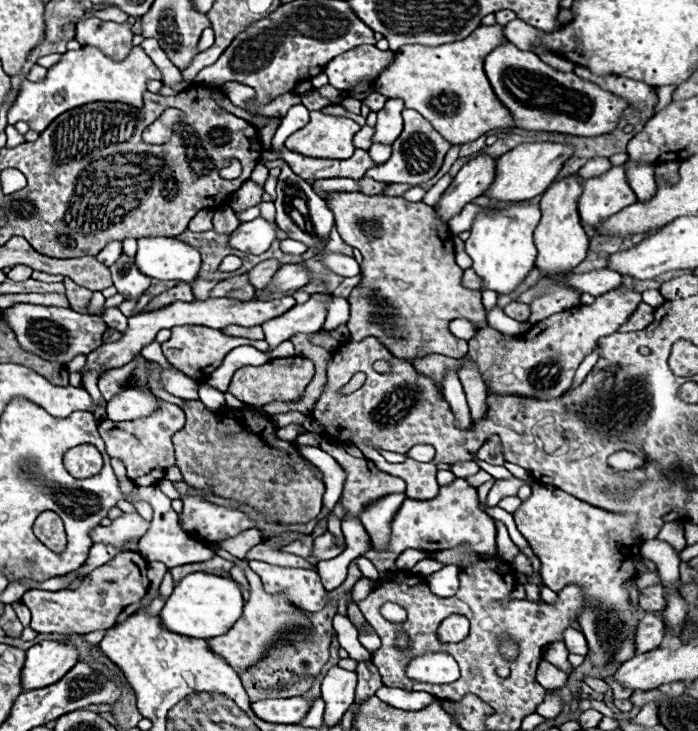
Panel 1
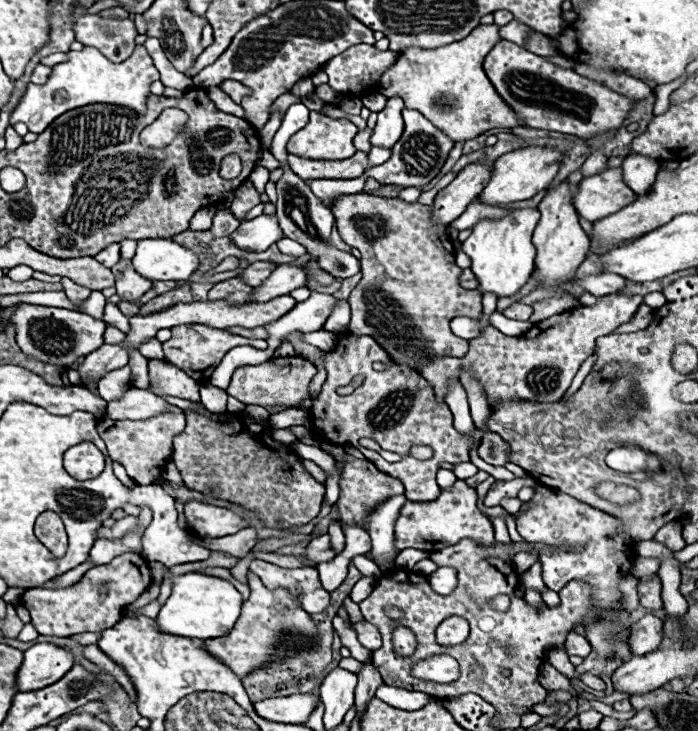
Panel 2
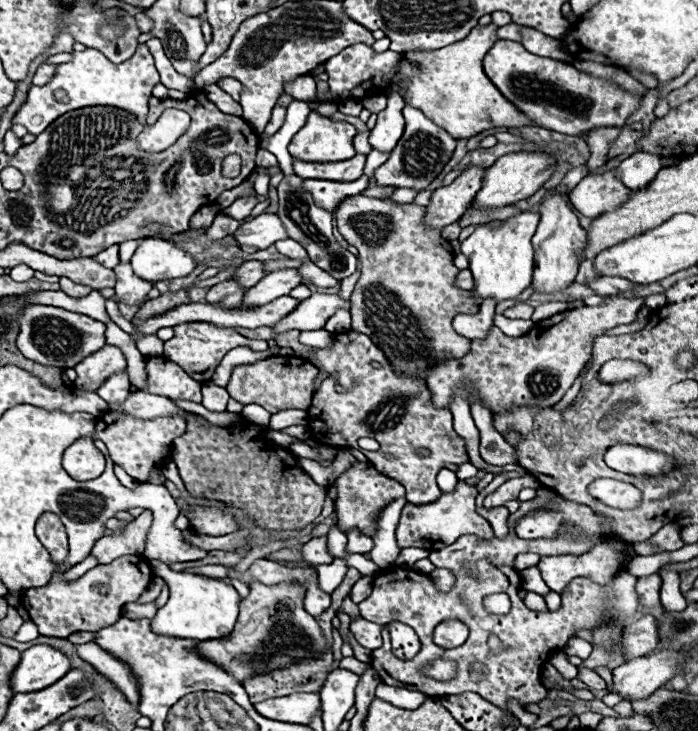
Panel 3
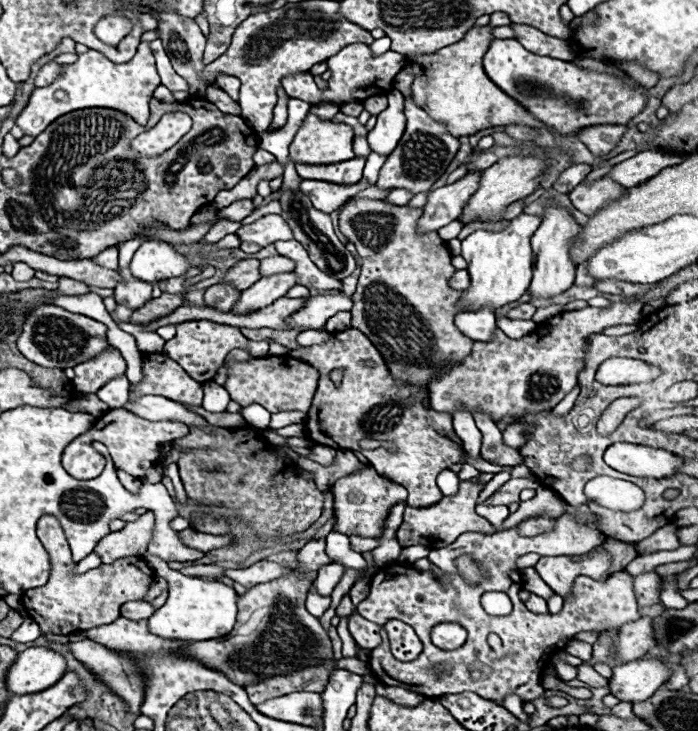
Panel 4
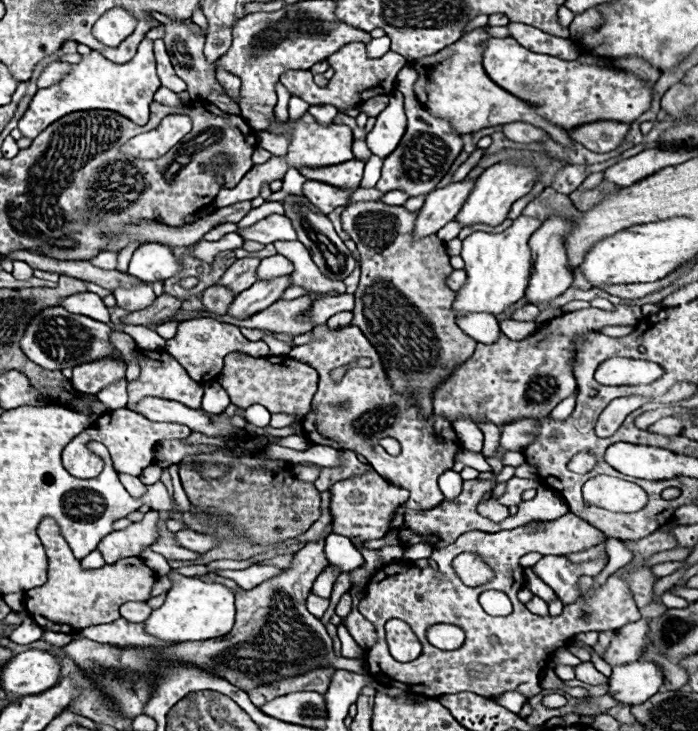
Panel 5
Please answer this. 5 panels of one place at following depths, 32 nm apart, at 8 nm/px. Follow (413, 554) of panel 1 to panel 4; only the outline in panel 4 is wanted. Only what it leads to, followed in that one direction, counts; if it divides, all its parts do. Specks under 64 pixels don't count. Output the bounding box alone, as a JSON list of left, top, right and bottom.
[396,546,430,566]

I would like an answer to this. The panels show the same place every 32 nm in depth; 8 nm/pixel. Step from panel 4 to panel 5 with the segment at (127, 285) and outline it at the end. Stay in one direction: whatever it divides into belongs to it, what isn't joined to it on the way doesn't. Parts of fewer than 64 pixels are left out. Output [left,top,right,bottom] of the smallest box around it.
[114,286,156,312]

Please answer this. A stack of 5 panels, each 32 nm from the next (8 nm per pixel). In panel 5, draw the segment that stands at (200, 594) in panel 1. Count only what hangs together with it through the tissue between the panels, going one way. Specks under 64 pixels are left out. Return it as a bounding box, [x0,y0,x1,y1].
[140,546,236,644]

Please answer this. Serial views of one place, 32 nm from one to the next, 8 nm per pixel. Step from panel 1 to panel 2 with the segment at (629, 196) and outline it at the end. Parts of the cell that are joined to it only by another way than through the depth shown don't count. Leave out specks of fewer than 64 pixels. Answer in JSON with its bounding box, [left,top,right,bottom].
[574,168,634,222]

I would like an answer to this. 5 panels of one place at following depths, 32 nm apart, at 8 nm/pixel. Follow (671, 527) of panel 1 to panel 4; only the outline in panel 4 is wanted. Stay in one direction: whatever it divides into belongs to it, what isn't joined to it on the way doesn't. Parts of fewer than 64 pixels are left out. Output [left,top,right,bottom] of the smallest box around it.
[632,524,680,554]

